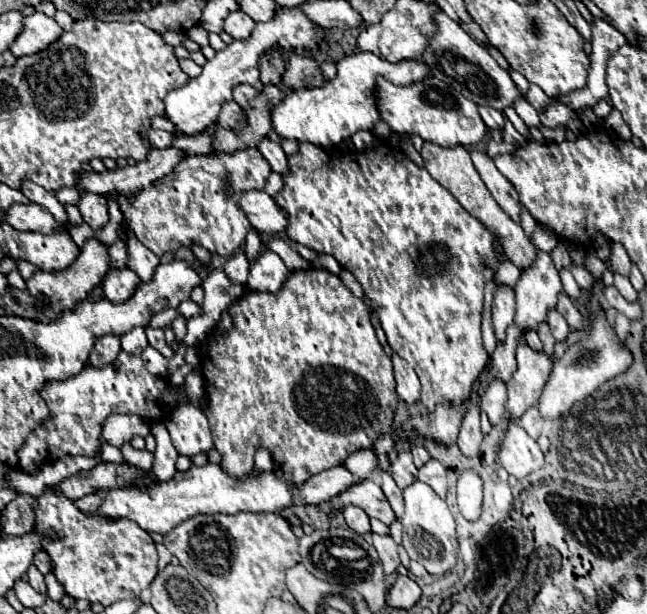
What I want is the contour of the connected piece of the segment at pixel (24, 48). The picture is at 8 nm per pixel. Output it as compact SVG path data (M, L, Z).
M35 12L23 20L23 32L15 38L15 44L11 44L9 52L17 58L25 54L35 54L55 42L61 32L63 30L53 18L45 16L43 12Z

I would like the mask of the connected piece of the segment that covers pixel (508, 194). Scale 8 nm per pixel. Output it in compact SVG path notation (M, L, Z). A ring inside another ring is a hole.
M471 150L471 160L481 176L481 180L485 182L485 186L489 188L491 196L497 200L497 204L515 220L519 222L519 198L515 188L511 186L511 182L495 168L493 160L477 150Z

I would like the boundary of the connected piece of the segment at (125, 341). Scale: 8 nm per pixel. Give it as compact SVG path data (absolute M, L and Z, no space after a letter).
M133 328L131 332L123 334L121 336L121 348L129 354L135 354L135 356L141 356L141 352L149 346L147 342L147 336L145 336L145 330L143 328Z

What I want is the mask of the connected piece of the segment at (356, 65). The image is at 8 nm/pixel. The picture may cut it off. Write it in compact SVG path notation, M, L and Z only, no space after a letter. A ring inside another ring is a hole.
M367 52L347 54L337 60L335 80L329 80L323 88L295 90L279 106L273 108L271 112L273 132L281 140L309 142L317 148L329 150L349 140L359 130L371 130L373 124L379 122L379 112L375 108L375 98L373 98L377 76L385 76L387 80L413 78L415 82L419 82L427 72L429 70L421 60L401 60L397 64L389 64Z

